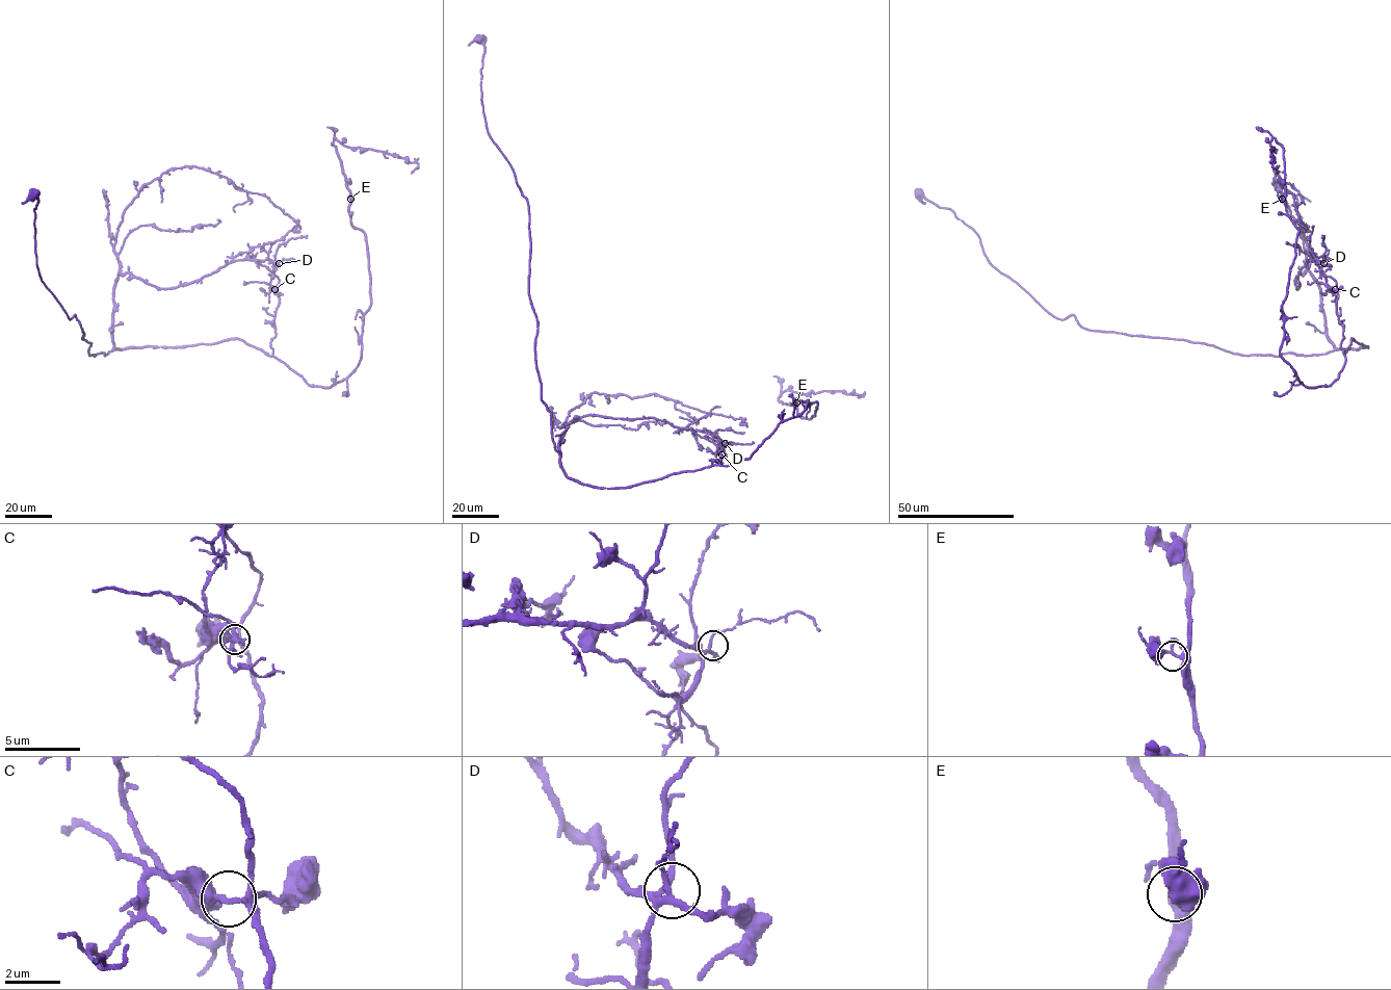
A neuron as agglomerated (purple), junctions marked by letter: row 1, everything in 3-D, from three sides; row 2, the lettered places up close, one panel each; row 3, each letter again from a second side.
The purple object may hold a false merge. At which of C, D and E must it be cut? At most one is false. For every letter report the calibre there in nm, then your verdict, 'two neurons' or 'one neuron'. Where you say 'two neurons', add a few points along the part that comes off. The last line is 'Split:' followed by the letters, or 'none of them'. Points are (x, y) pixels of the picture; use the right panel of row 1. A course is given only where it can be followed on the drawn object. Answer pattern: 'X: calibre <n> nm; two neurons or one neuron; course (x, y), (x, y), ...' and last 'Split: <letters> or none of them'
C: calibre 200 nm; one neuron
D: calibre 200 nm; one neuron
E: calibre 280 nm; one neuron
Split: none of them

